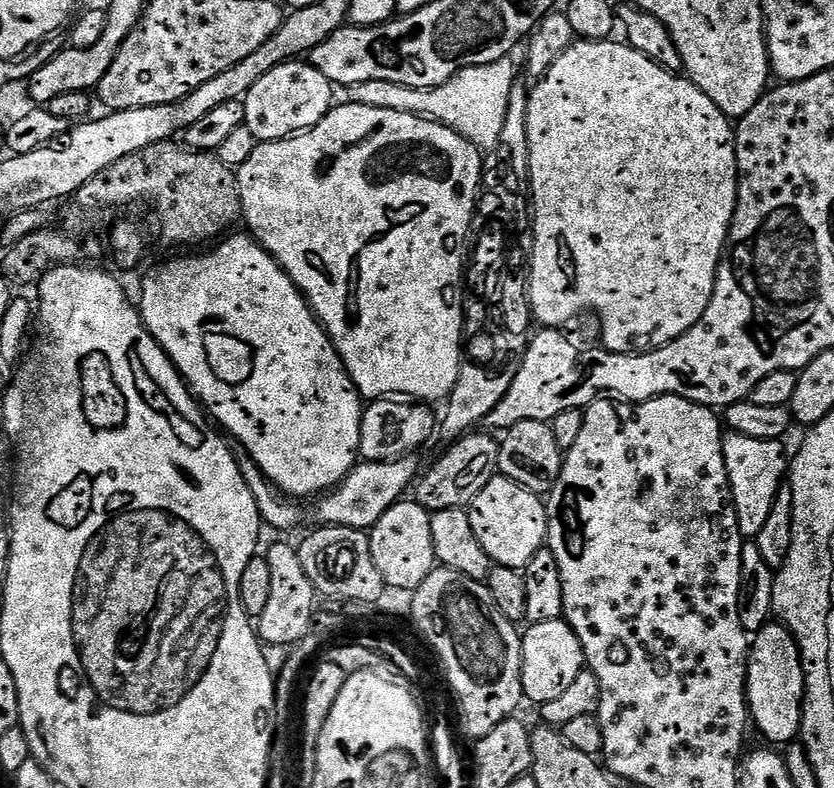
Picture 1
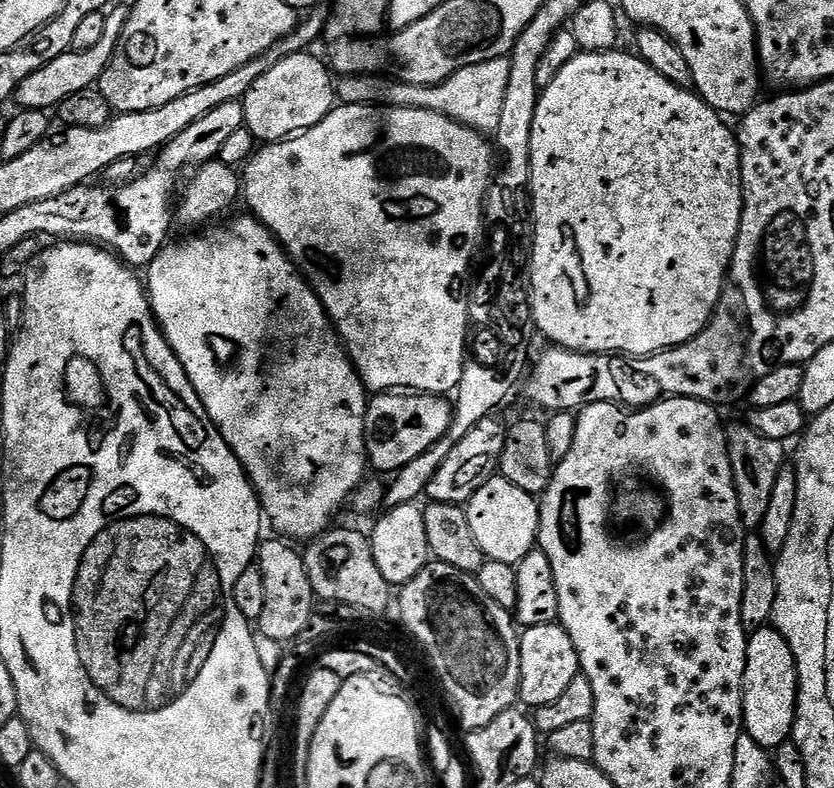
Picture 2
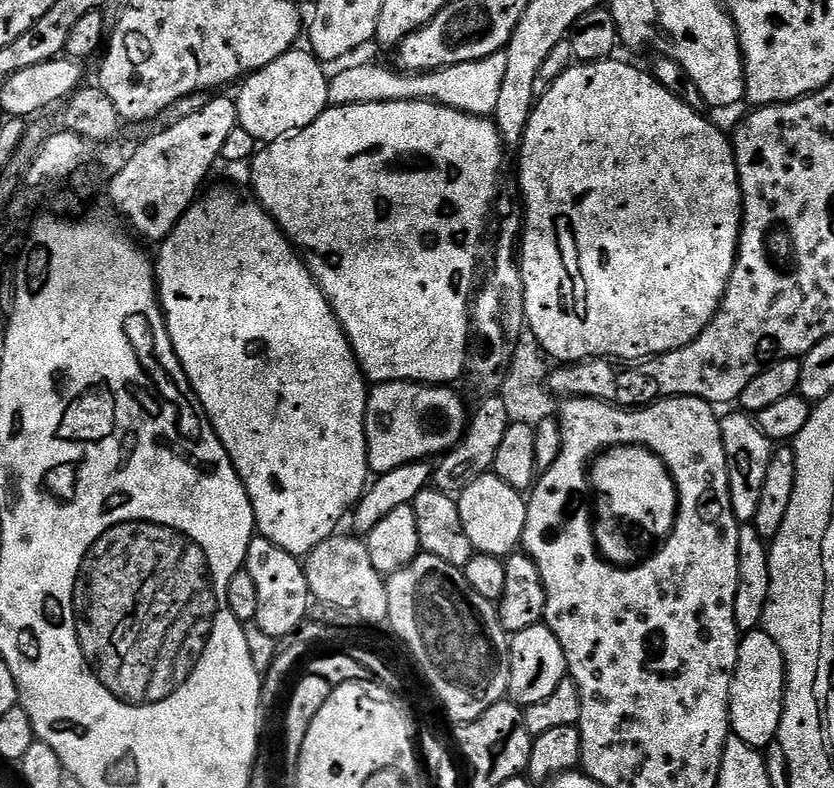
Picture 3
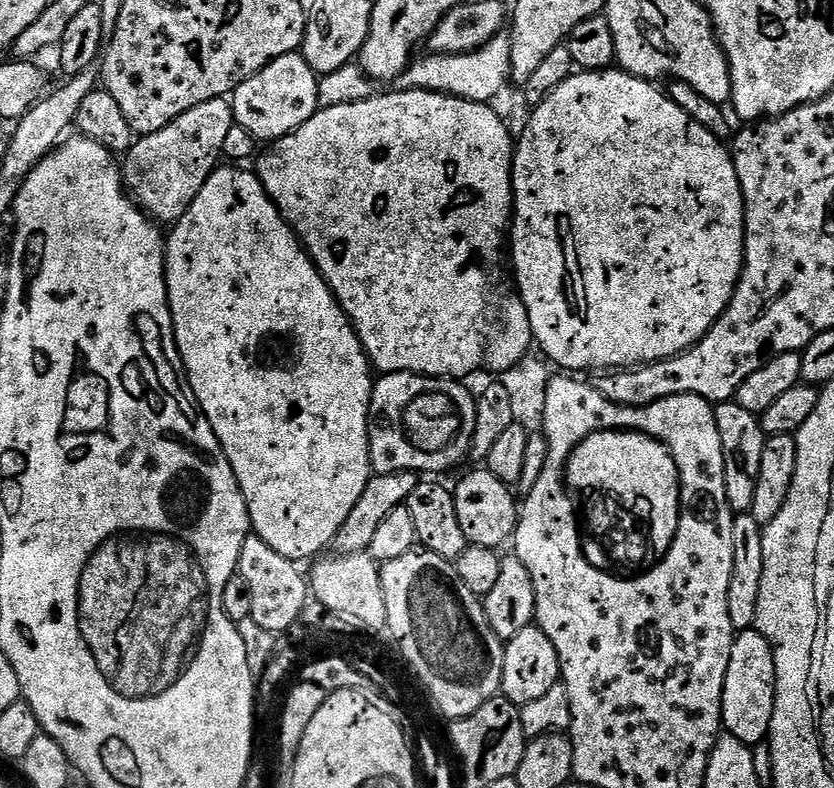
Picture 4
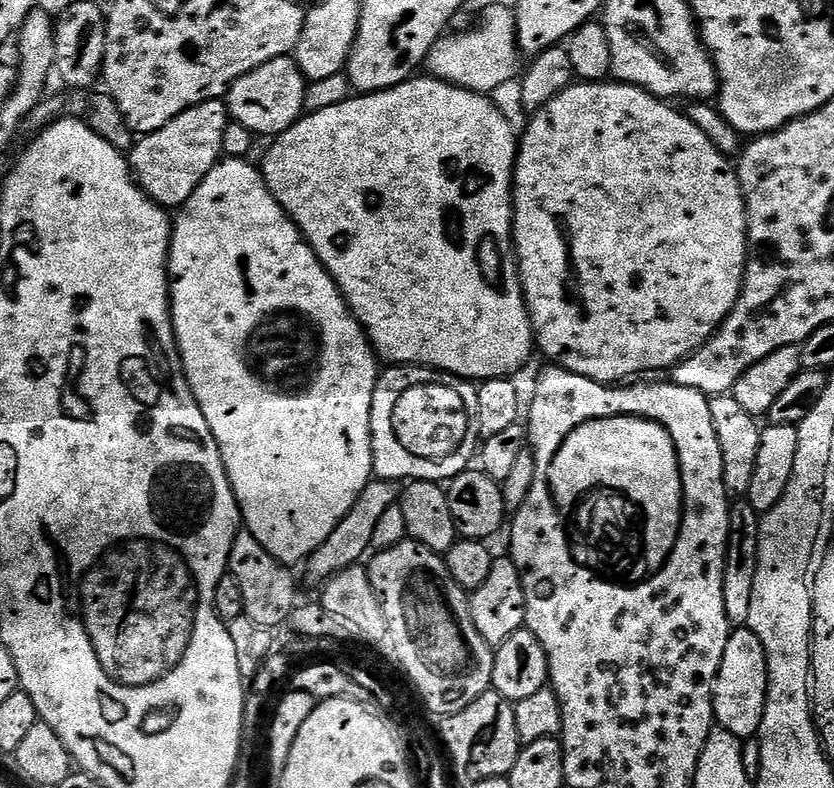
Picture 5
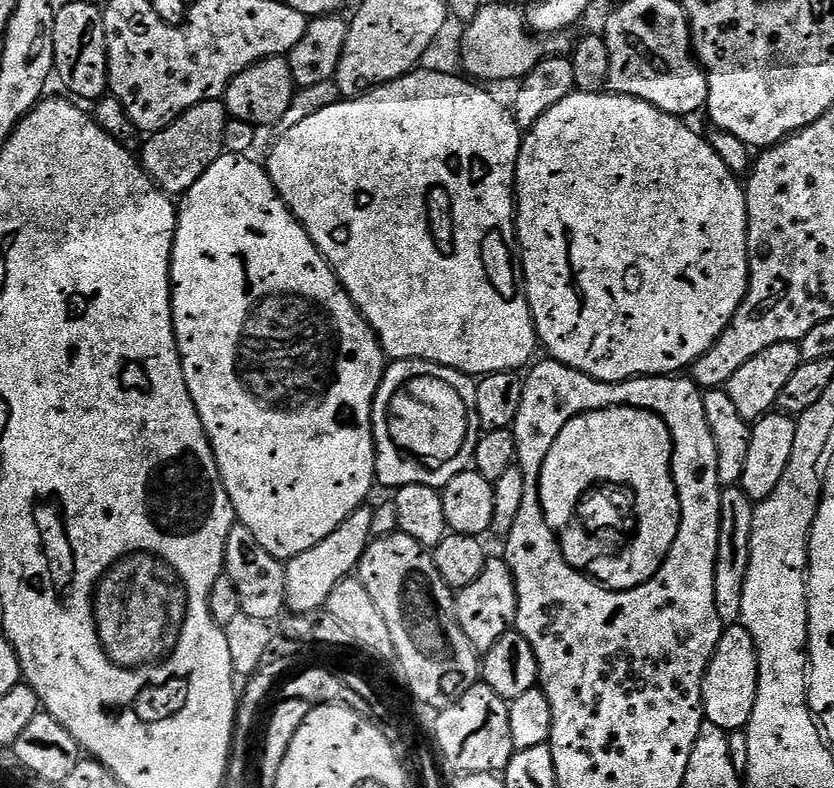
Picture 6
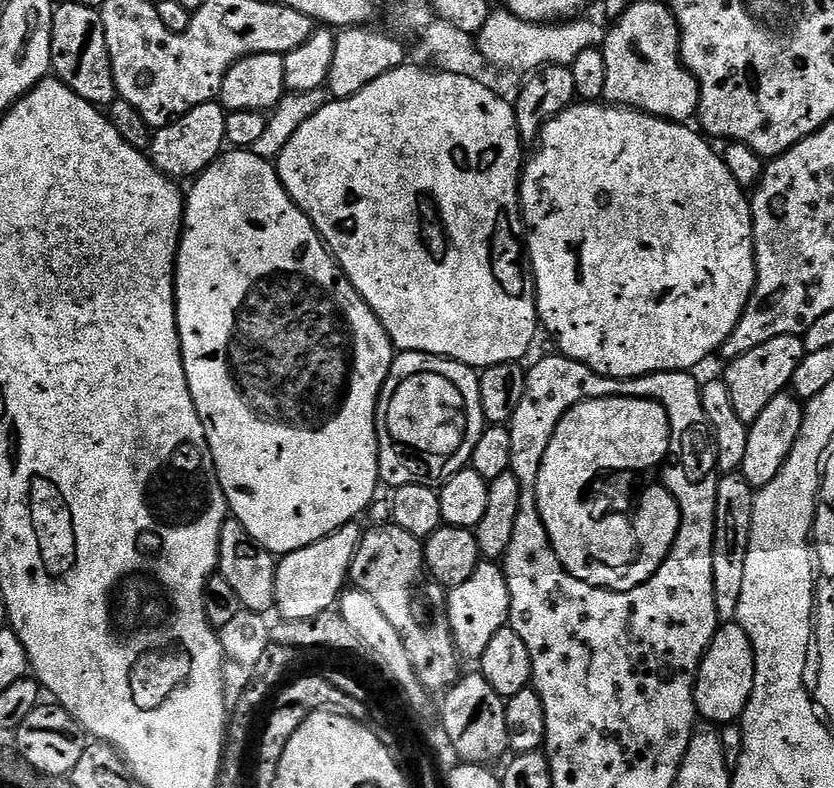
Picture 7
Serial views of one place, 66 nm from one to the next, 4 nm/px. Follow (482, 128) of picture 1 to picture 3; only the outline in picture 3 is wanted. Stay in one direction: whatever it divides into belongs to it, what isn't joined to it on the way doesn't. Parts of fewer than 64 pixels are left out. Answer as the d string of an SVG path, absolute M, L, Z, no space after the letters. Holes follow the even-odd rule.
M504 51L474 62L462 62L433 72L391 72L380 64L352 64L333 75L328 82L328 103L332 106L355 104L389 104L399 100L429 100L471 116L491 117L498 106L502 78L506 78Z

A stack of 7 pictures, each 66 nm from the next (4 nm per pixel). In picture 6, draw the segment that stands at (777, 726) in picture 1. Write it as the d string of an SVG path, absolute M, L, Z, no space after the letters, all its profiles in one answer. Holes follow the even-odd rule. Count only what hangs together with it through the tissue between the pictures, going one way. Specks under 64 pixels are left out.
M729 624L714 650L714 658L708 663L708 669L702 682L702 702L705 721L720 726L727 734L747 729L750 714L756 701L758 686L758 654L754 638L744 629L744 625Z

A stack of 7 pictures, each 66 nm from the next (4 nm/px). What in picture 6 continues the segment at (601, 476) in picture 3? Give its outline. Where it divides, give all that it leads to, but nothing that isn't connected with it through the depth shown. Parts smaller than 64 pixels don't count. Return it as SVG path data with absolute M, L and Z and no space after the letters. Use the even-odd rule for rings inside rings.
M615 404L612 408L578 414L570 418L566 426L562 426L562 434L554 438L554 446L550 446L546 462L542 462L540 475L542 512L546 514L546 522L555 532L568 524L568 516L572 516L572 504L576 504L580 488L584 488L588 480L596 480L596 476L612 476L612 480L632 480L632 484L640 488L640 504L648 504L648 508L640 508L640 512L644 512L644 524L640 524L640 540L636 540L636 544L632 544L632 548L628 548L628 552L624 552L620 560L596 560L596 564L592 564L597 584L602 584L613 592L625 592L642 586L647 580L654 578L654 574L658 574L658 570L664 565L664 559L674 546L674 538L678 538L680 506L676 499L676 483L672 477L672 435L664 419L645 408Z

